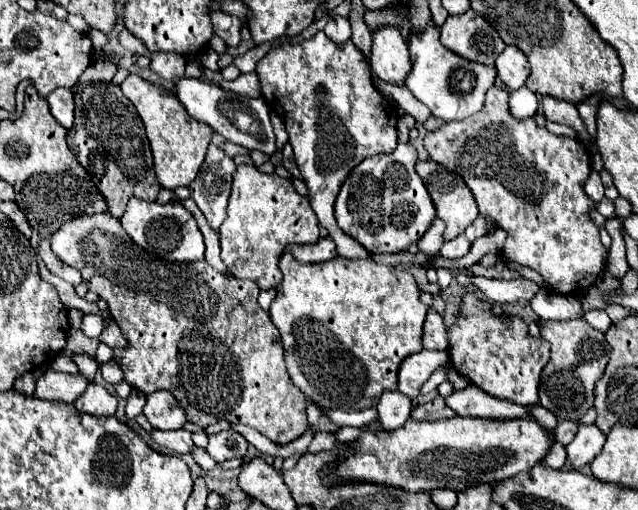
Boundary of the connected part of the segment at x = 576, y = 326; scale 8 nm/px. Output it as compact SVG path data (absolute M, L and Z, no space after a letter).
M585 319L545 321L541 335L551 343L551 359L541 373L539 405L555 413L559 421L577 421L589 407L593 407L595 385L609 363L611 345L607 345L605 335L593 329Z

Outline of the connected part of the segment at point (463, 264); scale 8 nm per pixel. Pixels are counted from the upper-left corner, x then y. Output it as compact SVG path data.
M502 229L487 233L476 239L467 255L457 260L446 259L442 256L433 256L428 259L428 264L435 269L445 268L448 270L457 269L465 271L469 266L477 263L490 252L500 252L506 240L506 232Z

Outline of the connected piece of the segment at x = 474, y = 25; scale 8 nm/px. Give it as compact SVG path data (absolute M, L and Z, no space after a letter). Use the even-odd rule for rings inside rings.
M473 9L463 15L447 17L441 27L441 43L449 51L481 65L495 65L495 59L505 49L495 29Z

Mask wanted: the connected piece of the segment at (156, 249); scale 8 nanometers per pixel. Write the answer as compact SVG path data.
M131 199L127 203L127 211L121 219L121 225L137 245L141 245L147 253L155 253L161 259L181 261L181 263L203 259L203 251L205 251L203 235L193 215L179 203L159 205L159 203L147 203L141 199Z

